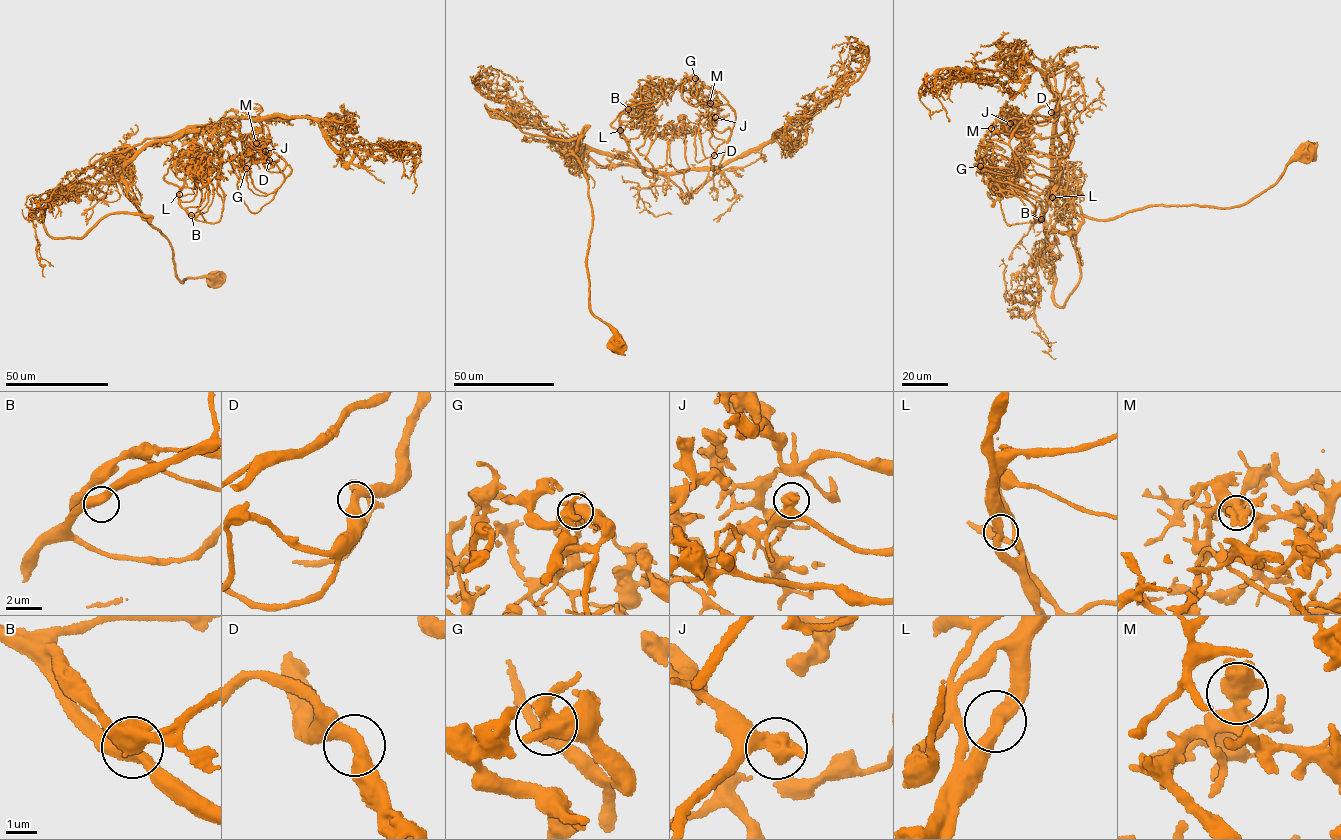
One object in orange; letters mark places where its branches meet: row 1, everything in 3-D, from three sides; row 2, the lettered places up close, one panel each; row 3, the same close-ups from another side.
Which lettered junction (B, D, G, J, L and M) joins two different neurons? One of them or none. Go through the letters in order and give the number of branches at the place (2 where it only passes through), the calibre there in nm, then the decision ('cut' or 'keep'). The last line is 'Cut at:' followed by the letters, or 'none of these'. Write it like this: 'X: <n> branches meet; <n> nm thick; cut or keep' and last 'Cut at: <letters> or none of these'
B: 2 branches meet; 440 nm thick; keep
D: 2 branches meet; 420 nm thick; keep
G: 2 branches meet; 500 nm thick; keep
J: 2 branches meet; 400 nm thick; keep
L: 2 branches meet; 440 nm thick; keep
M: 2 branches meet; 440 nm thick; keep
Cut at: none of these

